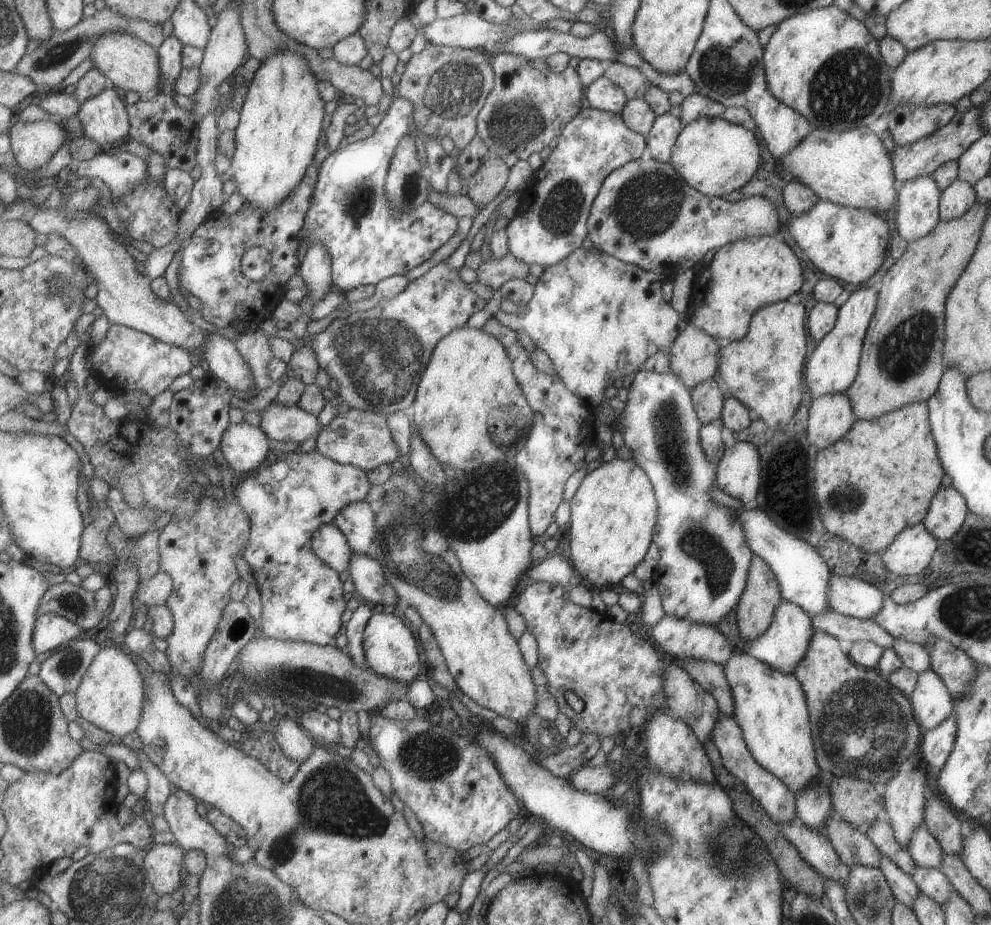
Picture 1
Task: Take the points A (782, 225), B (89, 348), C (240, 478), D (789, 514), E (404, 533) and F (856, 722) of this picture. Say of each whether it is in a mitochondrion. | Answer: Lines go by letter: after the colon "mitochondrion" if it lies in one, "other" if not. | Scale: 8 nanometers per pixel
A: other
B: other
C: other
D: other
E: mitochondrion
F: mitochondrion

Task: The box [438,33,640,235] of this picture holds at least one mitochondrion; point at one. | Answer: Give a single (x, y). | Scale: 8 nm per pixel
(518, 120)

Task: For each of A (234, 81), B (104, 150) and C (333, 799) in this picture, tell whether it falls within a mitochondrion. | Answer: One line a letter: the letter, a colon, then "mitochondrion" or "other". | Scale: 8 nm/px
A: other
B: other
C: mitochondrion

